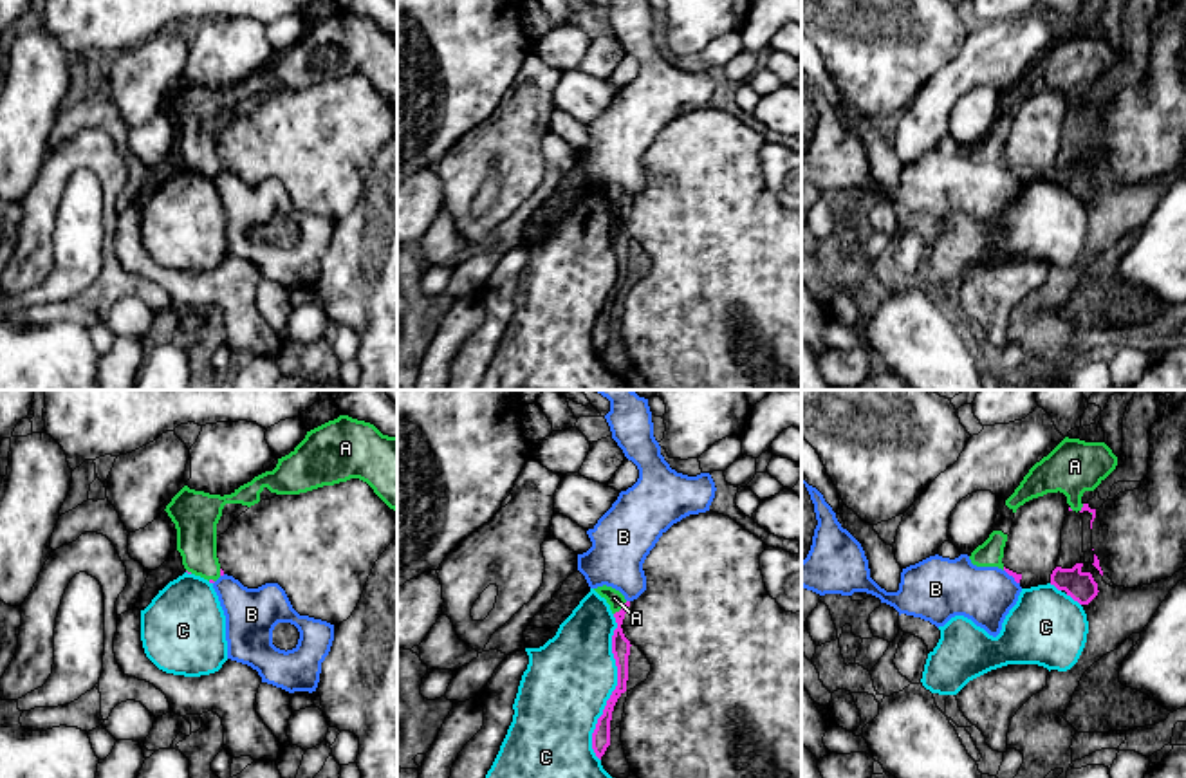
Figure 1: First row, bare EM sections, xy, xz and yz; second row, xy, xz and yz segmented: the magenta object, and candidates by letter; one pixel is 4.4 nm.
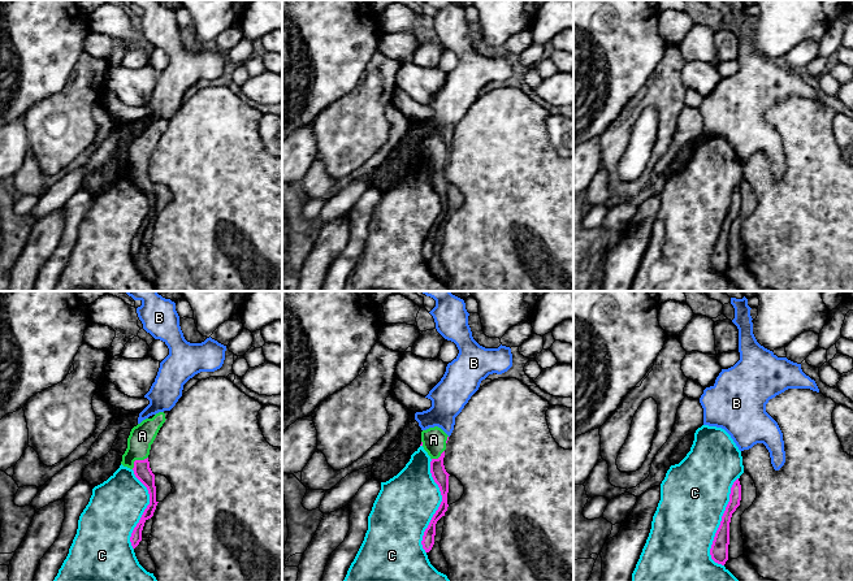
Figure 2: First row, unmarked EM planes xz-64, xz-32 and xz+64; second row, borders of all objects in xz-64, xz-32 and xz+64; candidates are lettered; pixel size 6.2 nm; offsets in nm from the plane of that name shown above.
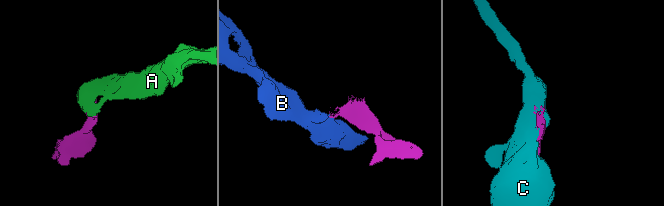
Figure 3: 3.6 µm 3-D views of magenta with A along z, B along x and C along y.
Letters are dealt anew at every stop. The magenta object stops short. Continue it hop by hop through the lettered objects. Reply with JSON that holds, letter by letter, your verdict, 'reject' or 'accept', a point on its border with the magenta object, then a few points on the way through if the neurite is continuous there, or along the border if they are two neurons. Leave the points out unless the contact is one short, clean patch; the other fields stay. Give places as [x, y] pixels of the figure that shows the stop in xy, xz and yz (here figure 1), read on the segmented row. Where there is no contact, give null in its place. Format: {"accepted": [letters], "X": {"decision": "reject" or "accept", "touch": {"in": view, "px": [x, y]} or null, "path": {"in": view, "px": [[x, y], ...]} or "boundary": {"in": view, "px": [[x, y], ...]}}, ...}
{"accepted": ["A"], "A": {"decision": "accept", "touch": {"in": "xz", "px": [621, 609]}}, "B": {"decision": "reject", "touch": {"in": "yz", "px": [1011, 574]}, "boundary": {"in": "yz", "px": [[1004, 569], [1019, 583]]}}, "C": {"decision": "reject", "touch": {"in": "xz", "px": [616, 688]}}}

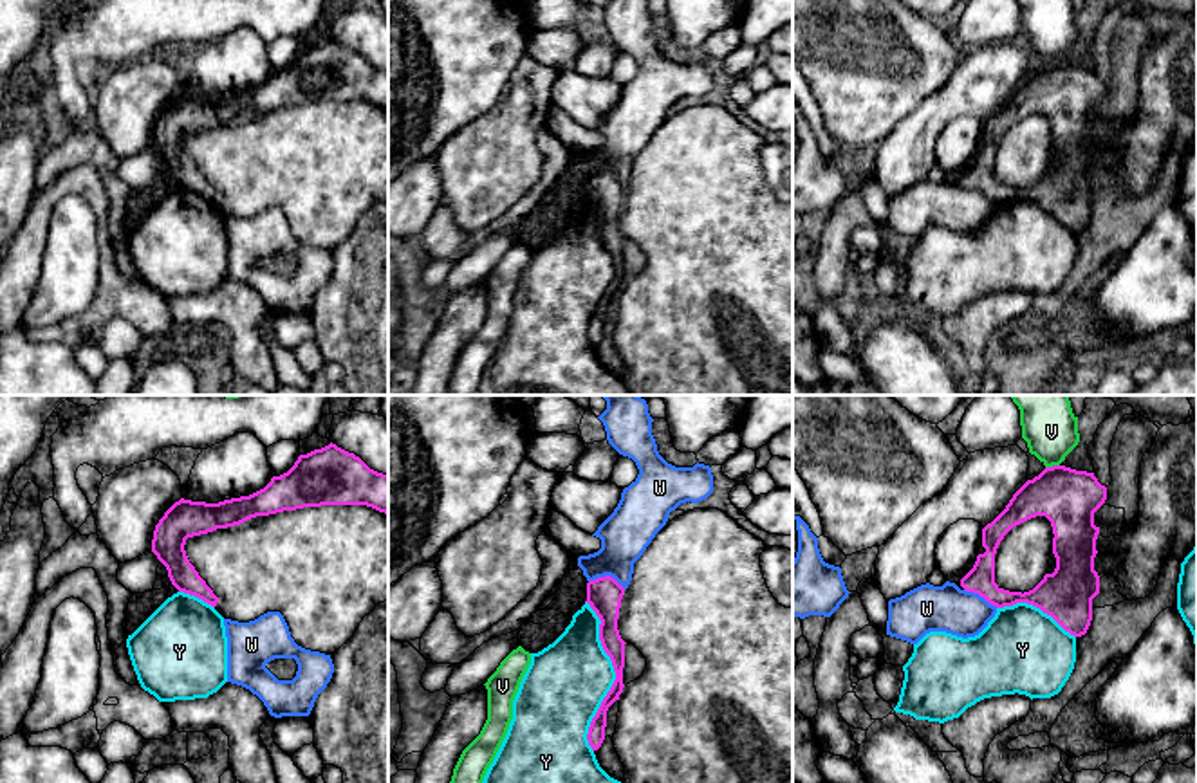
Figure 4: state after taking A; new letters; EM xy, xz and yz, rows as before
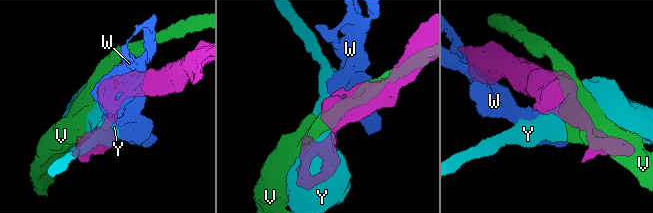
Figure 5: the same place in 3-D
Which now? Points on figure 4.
{"accepted": [], "V": {"decision": "reject", "touch": {"in": "yz", "px": [1053, 466]}}, "W": {"decision": "reject", "touch": {"in": "xz", "px": [607, 576]}, "boundary": {"in": "xz", "px": [[589, 580], [612, 576], [625, 589]]}}, "Y": {"decision": "reject", "touch": {"in": "xz", "px": [616, 677]}}}

